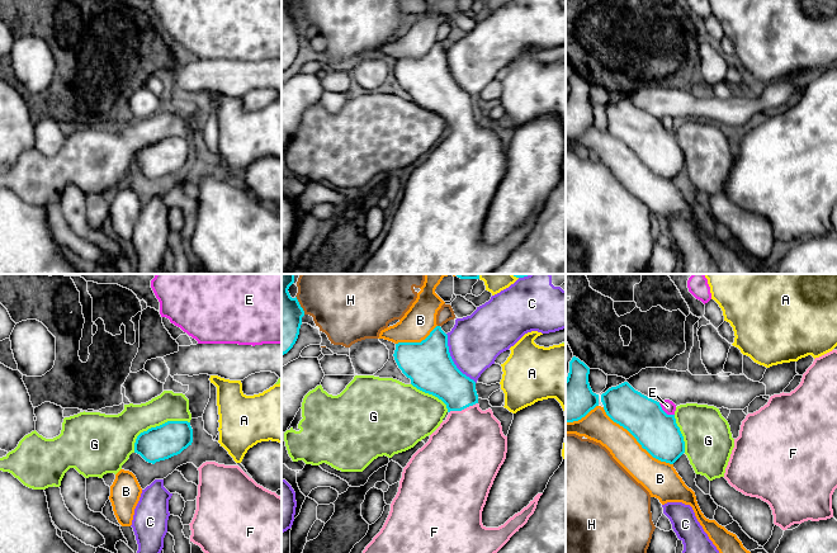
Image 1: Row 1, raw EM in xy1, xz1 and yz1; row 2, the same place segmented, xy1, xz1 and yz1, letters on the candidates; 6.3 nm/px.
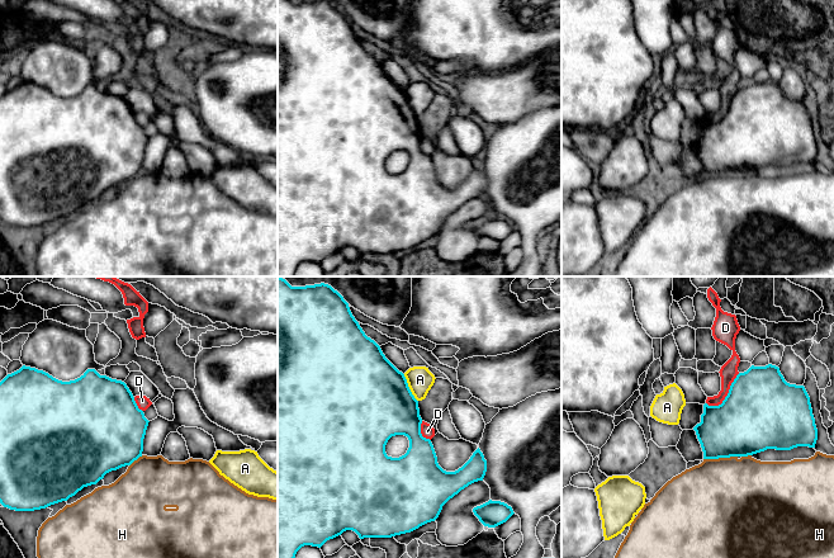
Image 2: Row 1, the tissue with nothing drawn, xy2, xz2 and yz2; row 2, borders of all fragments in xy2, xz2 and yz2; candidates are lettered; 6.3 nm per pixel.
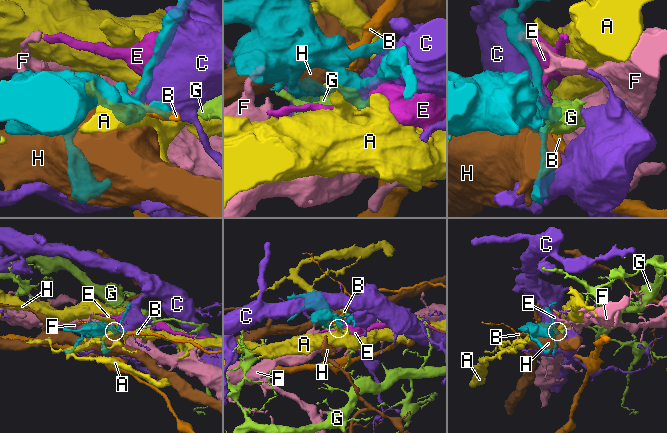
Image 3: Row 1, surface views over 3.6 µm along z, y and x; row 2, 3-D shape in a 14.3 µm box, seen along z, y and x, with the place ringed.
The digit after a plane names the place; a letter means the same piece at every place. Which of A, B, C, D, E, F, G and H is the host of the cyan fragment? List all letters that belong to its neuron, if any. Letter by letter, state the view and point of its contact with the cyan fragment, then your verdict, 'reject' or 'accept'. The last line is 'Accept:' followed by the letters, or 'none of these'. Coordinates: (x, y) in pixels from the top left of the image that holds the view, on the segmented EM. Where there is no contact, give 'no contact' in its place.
A: meets cyan in xz2 at (408, 388); reject
B: meets cyan in yz1 at (637, 440); reject
C: meets cyan in xz1 at (452, 360); reject
D: meets cyan in yz2 at (726, 396); reject
E: meets cyan in yz1 at (665, 412); reject
F: meets cyan in xz1 at (463, 409); accept
G: meets cyan in xy1 at (156, 426); reject
H: meets cyan in yz2 at (720, 457); reject
Accept: F

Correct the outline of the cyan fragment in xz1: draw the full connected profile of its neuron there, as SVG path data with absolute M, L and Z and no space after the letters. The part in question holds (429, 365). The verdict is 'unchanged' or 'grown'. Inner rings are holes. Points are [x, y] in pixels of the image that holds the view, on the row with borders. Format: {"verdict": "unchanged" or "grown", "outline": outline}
{"verdict": "grown", "outline": "M440 326L421 342L396 344L393 356L411 384L441 400L449 415L403 468L389 515L363 553L497 553L528 523L543 493L503 525L486 528L482 511L507 453L501 422L491 408L479 408L476 382L454 364Z"}

